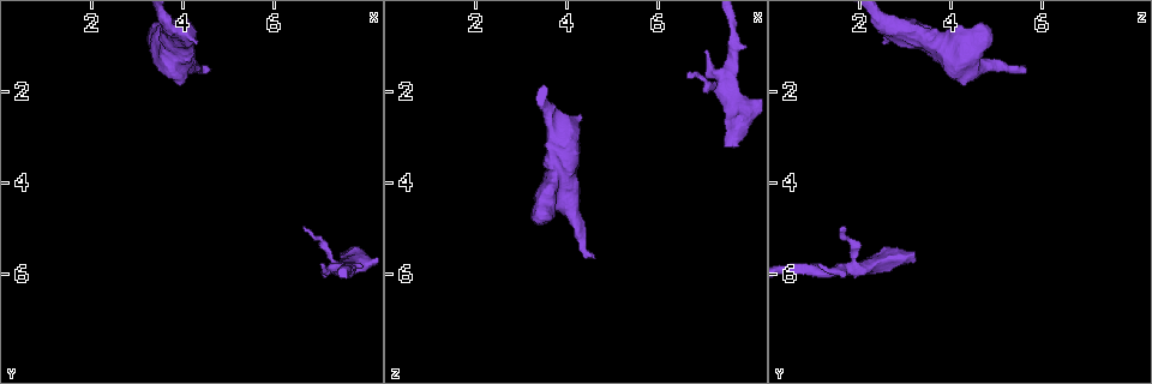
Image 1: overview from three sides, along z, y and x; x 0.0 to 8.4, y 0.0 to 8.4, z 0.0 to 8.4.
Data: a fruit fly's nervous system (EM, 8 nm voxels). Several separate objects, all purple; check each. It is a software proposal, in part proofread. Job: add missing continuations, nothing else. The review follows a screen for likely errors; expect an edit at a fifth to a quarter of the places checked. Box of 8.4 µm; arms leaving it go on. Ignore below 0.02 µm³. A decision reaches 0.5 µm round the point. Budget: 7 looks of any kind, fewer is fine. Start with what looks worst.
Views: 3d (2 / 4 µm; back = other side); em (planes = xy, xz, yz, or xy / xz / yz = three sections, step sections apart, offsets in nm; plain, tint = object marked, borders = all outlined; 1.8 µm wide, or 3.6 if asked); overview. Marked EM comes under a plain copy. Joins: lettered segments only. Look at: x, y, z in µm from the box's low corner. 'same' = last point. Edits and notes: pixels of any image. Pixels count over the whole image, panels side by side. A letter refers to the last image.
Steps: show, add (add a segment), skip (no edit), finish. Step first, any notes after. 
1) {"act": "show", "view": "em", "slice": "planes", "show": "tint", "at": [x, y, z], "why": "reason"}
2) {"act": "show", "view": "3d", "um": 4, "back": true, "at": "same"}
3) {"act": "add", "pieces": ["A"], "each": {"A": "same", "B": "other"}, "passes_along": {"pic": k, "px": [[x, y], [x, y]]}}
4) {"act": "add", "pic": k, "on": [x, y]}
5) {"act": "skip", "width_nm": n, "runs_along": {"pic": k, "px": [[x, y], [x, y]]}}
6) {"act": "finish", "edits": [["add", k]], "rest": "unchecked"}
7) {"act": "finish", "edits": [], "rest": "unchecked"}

{"act": "show", "view": "3d", "um": 4, "back": true, "at": [7.45, 5.55, 3.15], "why": "thick end"}

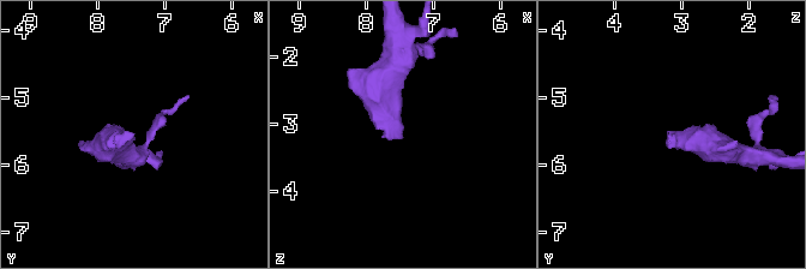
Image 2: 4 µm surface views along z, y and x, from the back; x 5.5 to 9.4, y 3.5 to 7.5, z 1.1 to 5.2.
{"act": "show", "view": "em", "um": 3.6, "slice": "planes", "show": "borders", "at": [7.45, 5.55, 3.20]}

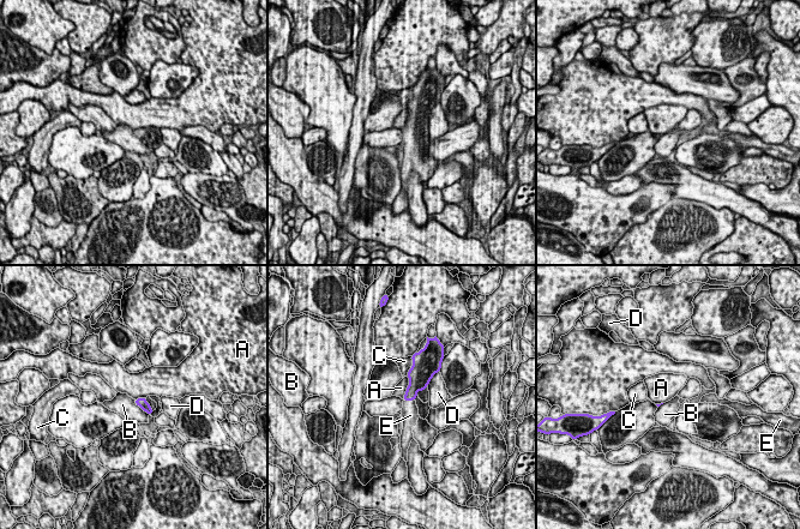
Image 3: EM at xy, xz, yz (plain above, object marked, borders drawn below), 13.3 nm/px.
{"act": "add", "pieces": ["E"], "each": {"A": "other", "B": "other", "C": "other", "D": "other", "E": "same"}, "found": "it goes on there"}

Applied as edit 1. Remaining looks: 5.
{"act": "show", "view": "overview", "why": "see it whole again"}

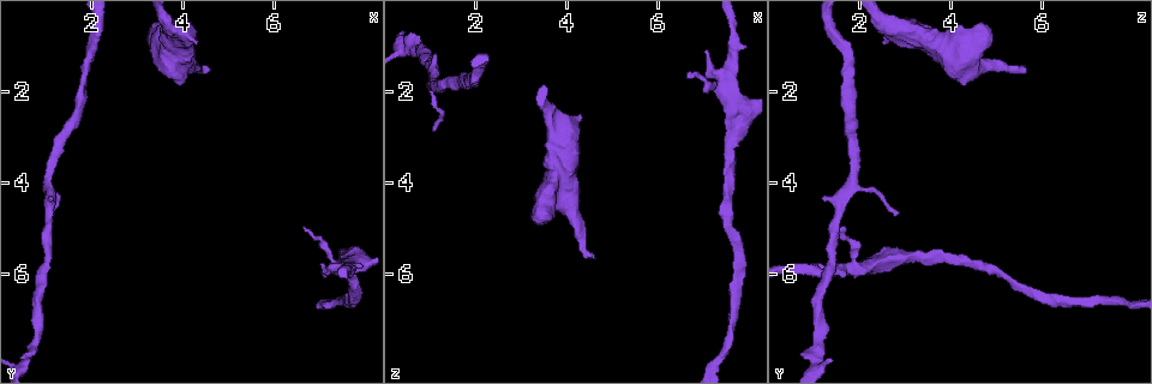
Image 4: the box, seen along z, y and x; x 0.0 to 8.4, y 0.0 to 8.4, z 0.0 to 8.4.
{"act": "show", "view": "3d", "um": 2, "at": [7.05, 5.75, 1.10], "why": "branch stops here"}

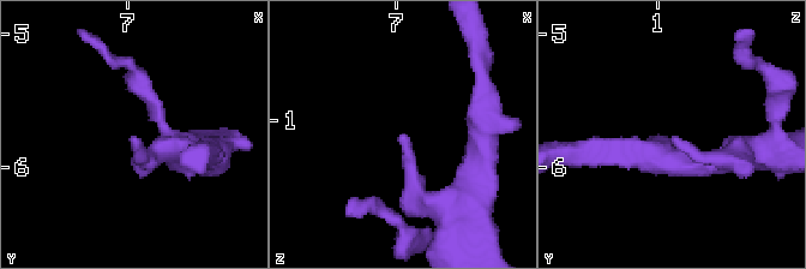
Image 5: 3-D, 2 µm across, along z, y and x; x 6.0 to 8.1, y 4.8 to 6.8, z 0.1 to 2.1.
{"act": "show", "view": "em", "slice": "planes", "show": "tint", "at": [7.02, 5.78, 1.14], "why": "need the tissue"}

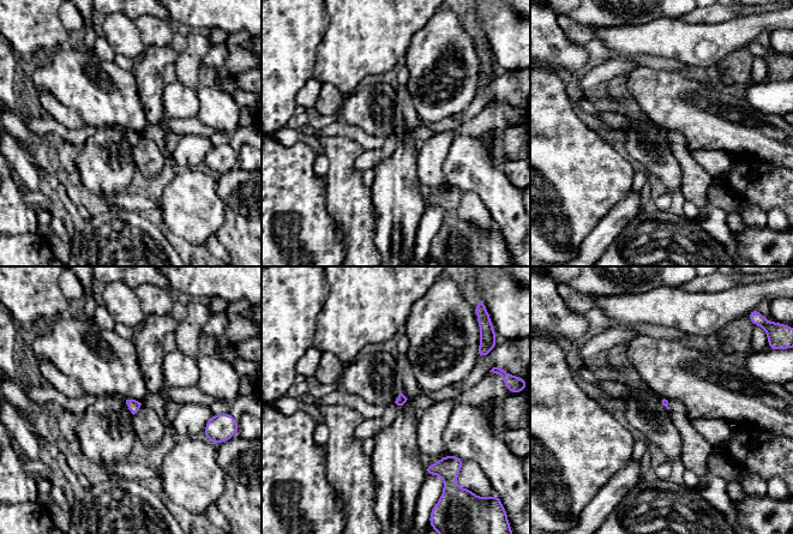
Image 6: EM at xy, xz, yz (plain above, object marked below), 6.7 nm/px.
{"act": "show", "view": "em", "slice": "planes", "show": "borders", "at": "same"}

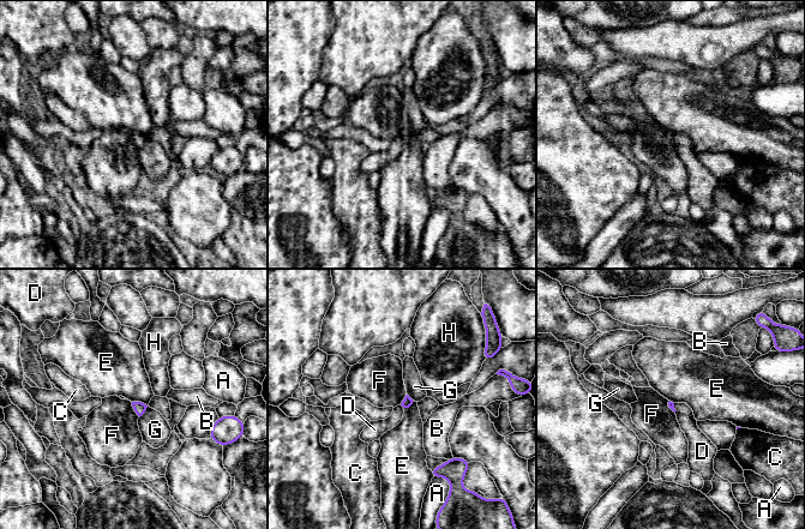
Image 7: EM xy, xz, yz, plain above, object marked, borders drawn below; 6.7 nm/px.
{"act": "skip", "longest_contact_nm": ["F", 120], "each": {"A": "other", "B": "other", "C": "other", "D": "other", "E": "other", "F": "other", "G": "other", "H": "other"}, "border": {"pic": 7, "px": [[131, 402], [131, 406], [139, 416]]}, "found": "no lettered segment goes on from it"}

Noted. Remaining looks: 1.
{"act": "finish", "edits": [["add", 3]], "rest": "unchecked"}

